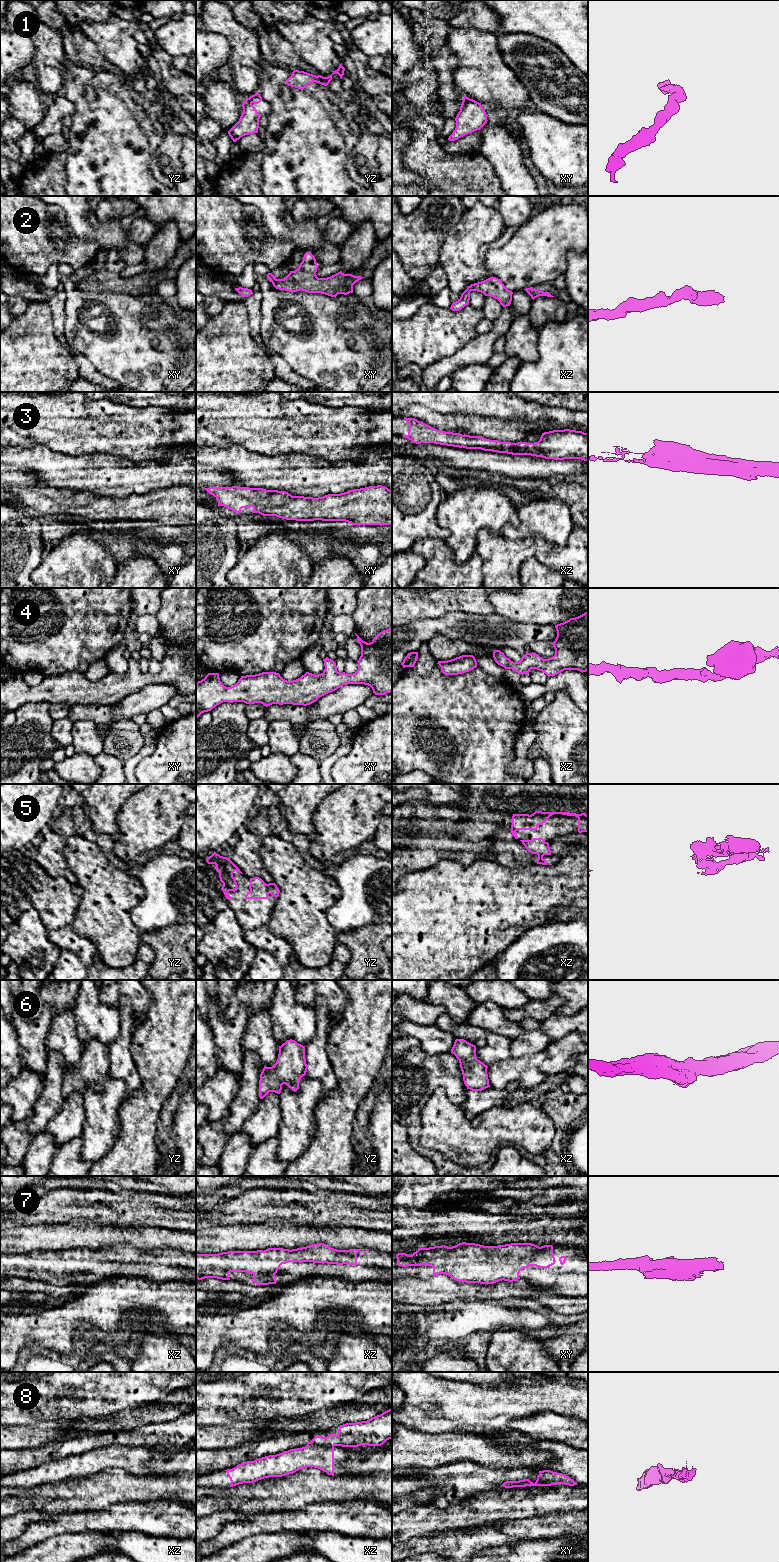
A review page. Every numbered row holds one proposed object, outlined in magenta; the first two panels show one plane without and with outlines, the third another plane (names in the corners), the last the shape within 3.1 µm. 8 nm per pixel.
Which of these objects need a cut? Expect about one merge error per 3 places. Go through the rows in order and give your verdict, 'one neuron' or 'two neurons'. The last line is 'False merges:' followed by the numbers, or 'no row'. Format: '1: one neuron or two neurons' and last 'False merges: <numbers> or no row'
1: one neuron
2: one neuron
3: one neuron
4: one neuron
5: two neurons
6: two neurons
7: one neuron
8: two neurons
False merges: 5, 6, 8

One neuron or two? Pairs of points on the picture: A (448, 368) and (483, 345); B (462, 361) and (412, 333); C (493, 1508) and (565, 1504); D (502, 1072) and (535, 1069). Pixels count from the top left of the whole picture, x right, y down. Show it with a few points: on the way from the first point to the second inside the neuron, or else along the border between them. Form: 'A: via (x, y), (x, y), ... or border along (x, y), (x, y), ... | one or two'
A: via (457, 360), (474, 352) | one
B: border along (470, 340), (453, 354), (430, 364) | two
C: via (511, 1504), (547, 1503) | one
D: via (510, 1070), (527, 1070) | one

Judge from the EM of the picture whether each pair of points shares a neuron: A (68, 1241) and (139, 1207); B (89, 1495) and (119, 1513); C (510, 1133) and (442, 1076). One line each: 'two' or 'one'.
A: two
B: two
C: two

